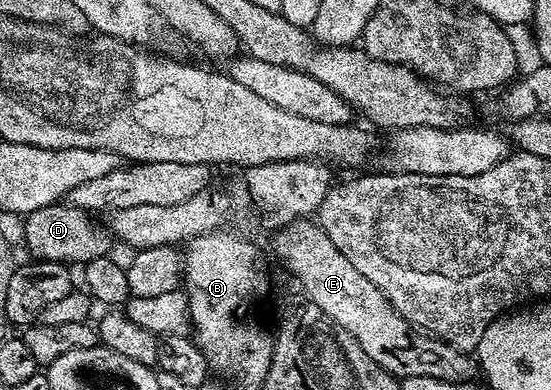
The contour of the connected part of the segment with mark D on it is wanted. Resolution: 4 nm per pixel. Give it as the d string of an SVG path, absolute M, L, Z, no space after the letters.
M56 204L37 208L22 219L23 242L32 259L41 262L61 262L82 264L89 260L107 257L107 249L113 241L106 225L94 226L92 215L86 210L78 210L70 204Z

